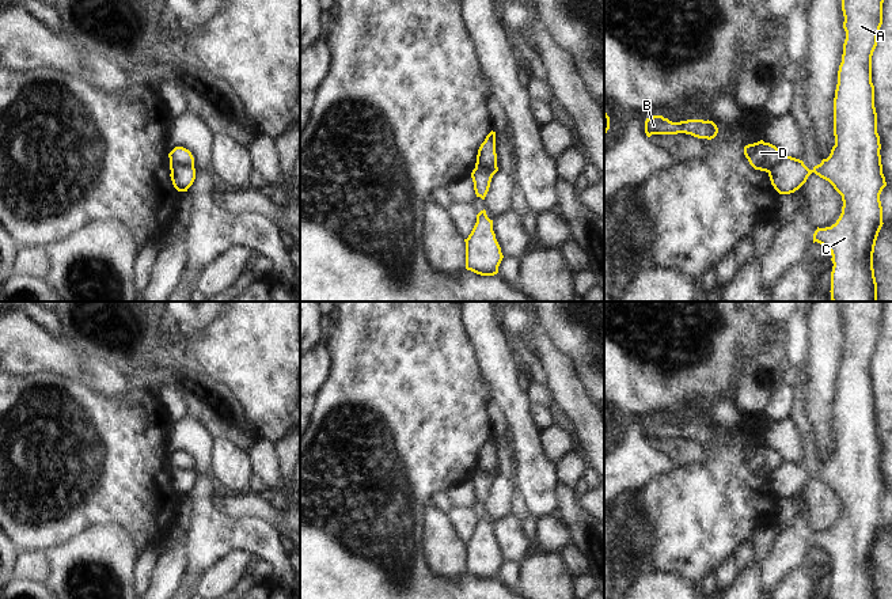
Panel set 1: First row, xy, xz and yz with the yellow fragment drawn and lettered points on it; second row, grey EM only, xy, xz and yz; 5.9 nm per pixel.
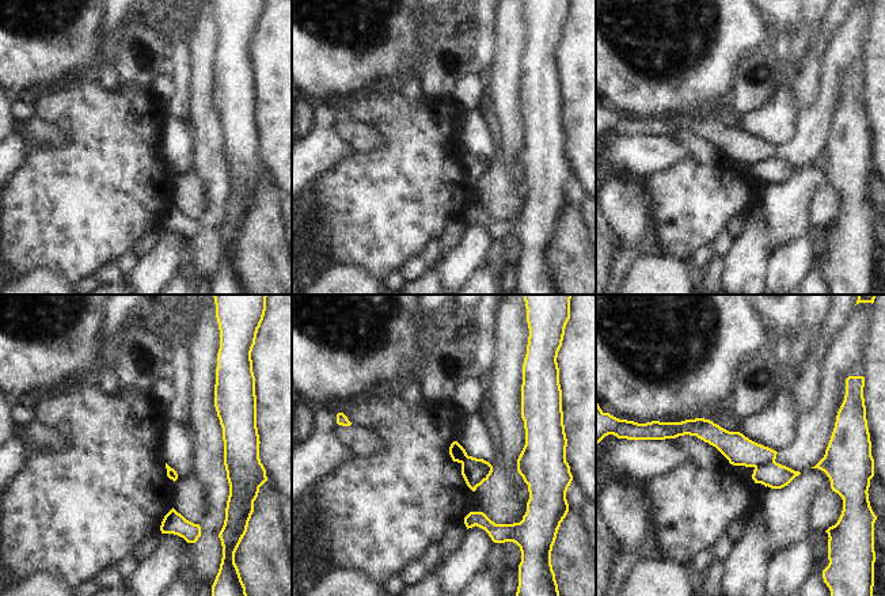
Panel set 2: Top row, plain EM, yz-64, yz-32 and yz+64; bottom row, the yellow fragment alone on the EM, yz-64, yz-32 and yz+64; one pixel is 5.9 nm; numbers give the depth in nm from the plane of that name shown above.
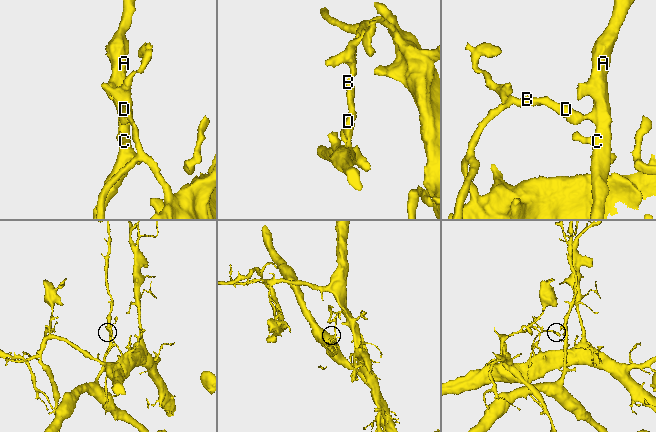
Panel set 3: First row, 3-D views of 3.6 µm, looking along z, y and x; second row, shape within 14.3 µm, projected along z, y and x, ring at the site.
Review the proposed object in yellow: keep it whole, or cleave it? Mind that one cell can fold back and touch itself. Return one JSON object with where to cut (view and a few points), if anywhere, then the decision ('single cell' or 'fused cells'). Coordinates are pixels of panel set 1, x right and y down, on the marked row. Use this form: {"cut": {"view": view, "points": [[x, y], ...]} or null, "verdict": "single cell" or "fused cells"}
{"cut": {"view": "xy", "points": [[170, 162], [193, 167]]}, "verdict": "fused cells"}

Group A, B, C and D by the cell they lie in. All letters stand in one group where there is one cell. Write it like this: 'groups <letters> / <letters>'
groups A C / B D

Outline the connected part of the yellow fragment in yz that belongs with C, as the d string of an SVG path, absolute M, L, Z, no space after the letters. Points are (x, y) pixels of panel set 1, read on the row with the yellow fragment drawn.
M842 0L846 39L834 98L835 145L830 156L812 170L802 160L785 156L768 171L771 185L779 194L794 193L815 173L828 181L842 196L843 206L836 223L825 228L817 227L813 234L813 243L825 246L832 255L830 291L832 302L877 302L873 253L884 224L880 194L887 182L882 174L881 144L877 133L872 56L882 24L882 3L884 0Z

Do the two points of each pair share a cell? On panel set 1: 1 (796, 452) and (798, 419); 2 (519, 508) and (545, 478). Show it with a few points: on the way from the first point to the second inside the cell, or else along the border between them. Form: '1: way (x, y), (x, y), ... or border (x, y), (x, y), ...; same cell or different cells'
1: border (789, 417), (798, 431), (804, 459); different cells
2: border (515, 485), (528, 514); different cells

